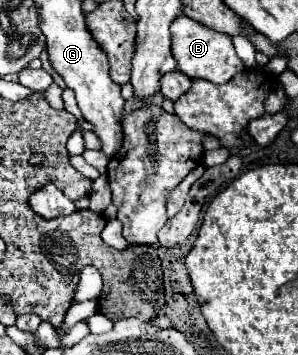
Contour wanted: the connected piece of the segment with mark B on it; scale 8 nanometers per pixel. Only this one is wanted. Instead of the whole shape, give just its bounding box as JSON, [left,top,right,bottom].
[172,16,244,84]

